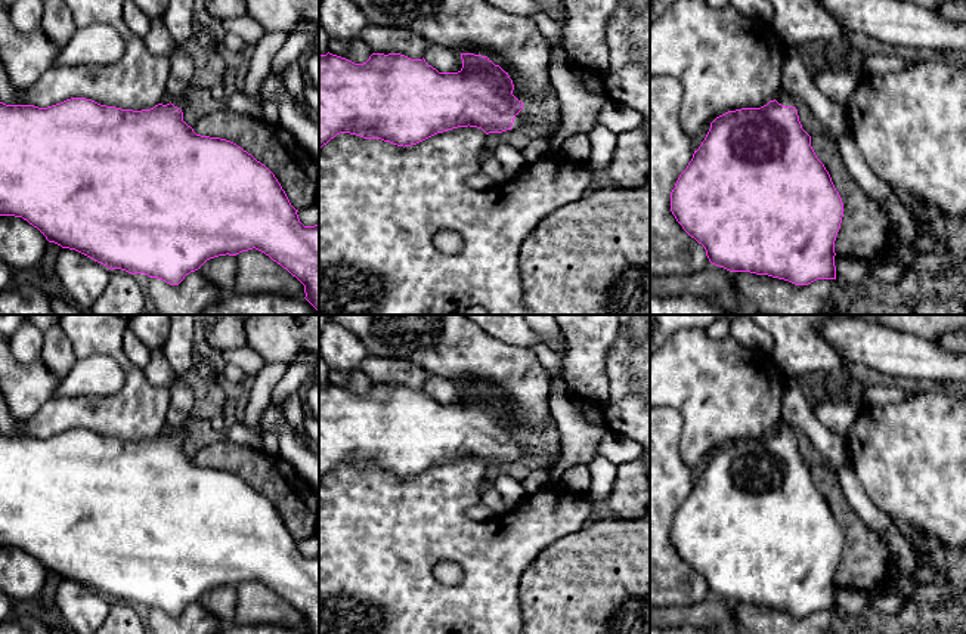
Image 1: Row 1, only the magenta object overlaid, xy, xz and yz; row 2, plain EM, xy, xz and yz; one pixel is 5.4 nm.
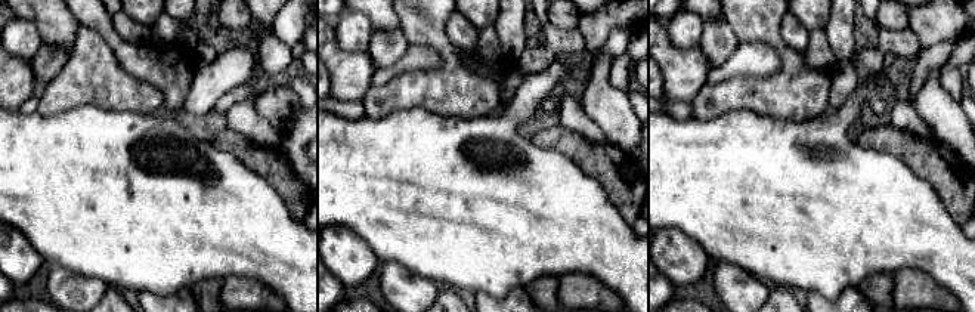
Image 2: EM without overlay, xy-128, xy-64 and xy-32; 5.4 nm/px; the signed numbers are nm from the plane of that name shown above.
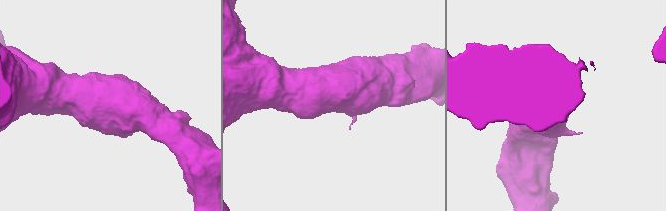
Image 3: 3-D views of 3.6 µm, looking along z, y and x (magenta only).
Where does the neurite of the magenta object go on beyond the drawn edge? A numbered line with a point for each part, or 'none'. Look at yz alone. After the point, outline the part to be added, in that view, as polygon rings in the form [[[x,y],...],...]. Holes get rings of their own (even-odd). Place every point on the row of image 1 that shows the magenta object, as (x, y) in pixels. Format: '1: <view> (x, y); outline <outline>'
1: yz (783, 98); outline [[[780,89],[775,100],[784,106],[795,106],[796,98]]]

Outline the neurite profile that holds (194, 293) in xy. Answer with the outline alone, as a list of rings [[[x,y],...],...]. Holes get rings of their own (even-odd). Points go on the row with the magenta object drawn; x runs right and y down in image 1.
[[[198,270],[186,275],[179,285],[151,278],[146,297],[152,315],[199,315],[222,299],[220,290]]]

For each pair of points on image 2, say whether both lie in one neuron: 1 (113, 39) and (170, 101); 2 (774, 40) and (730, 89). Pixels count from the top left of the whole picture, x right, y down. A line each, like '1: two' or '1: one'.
1: one
2: one

